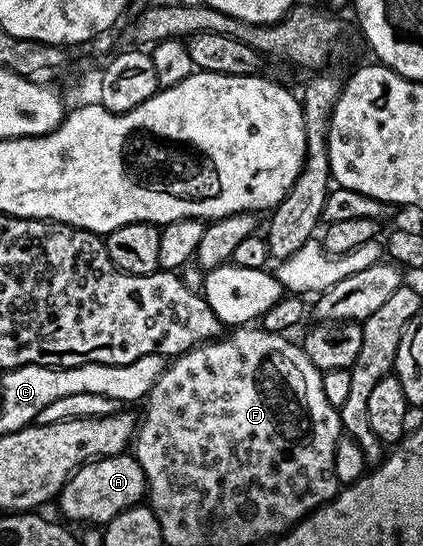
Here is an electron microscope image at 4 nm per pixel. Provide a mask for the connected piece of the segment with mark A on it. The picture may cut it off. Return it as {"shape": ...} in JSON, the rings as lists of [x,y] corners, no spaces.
{"shape":[[[122,453],[108,455],[102,459],[91,459],[84,463],[65,483],[65,488],[59,496],[59,504],[61,503],[62,513],[69,519],[104,525],[123,509],[138,506],[146,495],[147,480],[143,465],[139,465],[136,454]]]}

